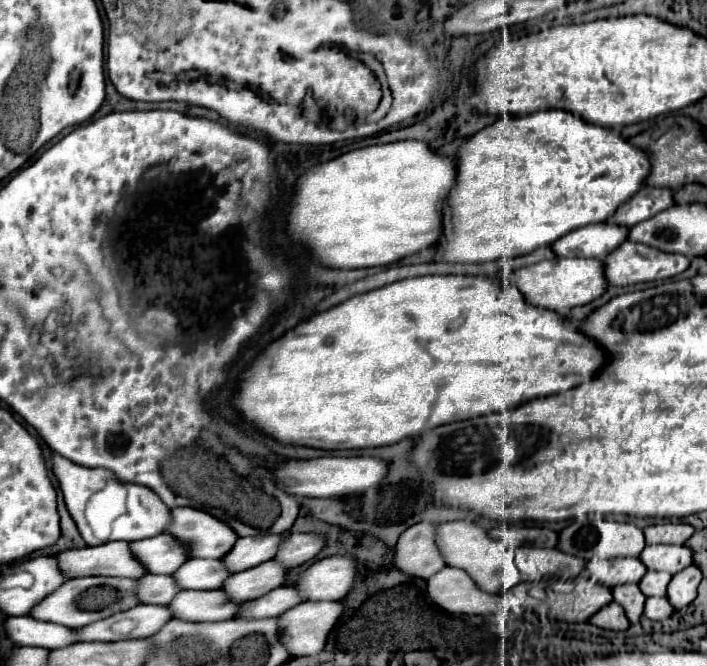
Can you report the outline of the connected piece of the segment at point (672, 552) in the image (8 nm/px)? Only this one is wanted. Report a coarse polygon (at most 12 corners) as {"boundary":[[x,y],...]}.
{"boundary":[[650,545],[640,561],[676,575],[690,565],[684,545]]}

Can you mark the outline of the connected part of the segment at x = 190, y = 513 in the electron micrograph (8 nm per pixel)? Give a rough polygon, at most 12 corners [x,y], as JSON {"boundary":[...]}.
{"boundary":[[176,507],[164,533],[190,559],[222,559],[238,539],[200,509]]}

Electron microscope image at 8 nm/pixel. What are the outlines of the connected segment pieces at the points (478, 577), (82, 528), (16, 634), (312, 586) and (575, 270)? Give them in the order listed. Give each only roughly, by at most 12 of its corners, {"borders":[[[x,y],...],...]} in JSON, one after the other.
{"borders":[[[472,521],[436,527],[448,567],[464,569],[488,593],[500,593],[492,559],[504,545]],[[56,453],[52,471],[86,545],[100,545],[84,519],[108,469],[82,467]],[[8,617],[4,633],[16,645],[60,649],[76,643],[72,629]],[[326,557],[292,585],[302,601],[340,601],[352,589],[356,559]],[[550,259],[510,275],[524,301],[550,311],[604,293],[600,259]]]}

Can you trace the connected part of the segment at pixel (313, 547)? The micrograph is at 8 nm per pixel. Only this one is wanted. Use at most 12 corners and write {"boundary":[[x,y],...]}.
{"boundary":[[290,533],[274,555],[286,569],[320,553],[324,537]]}

